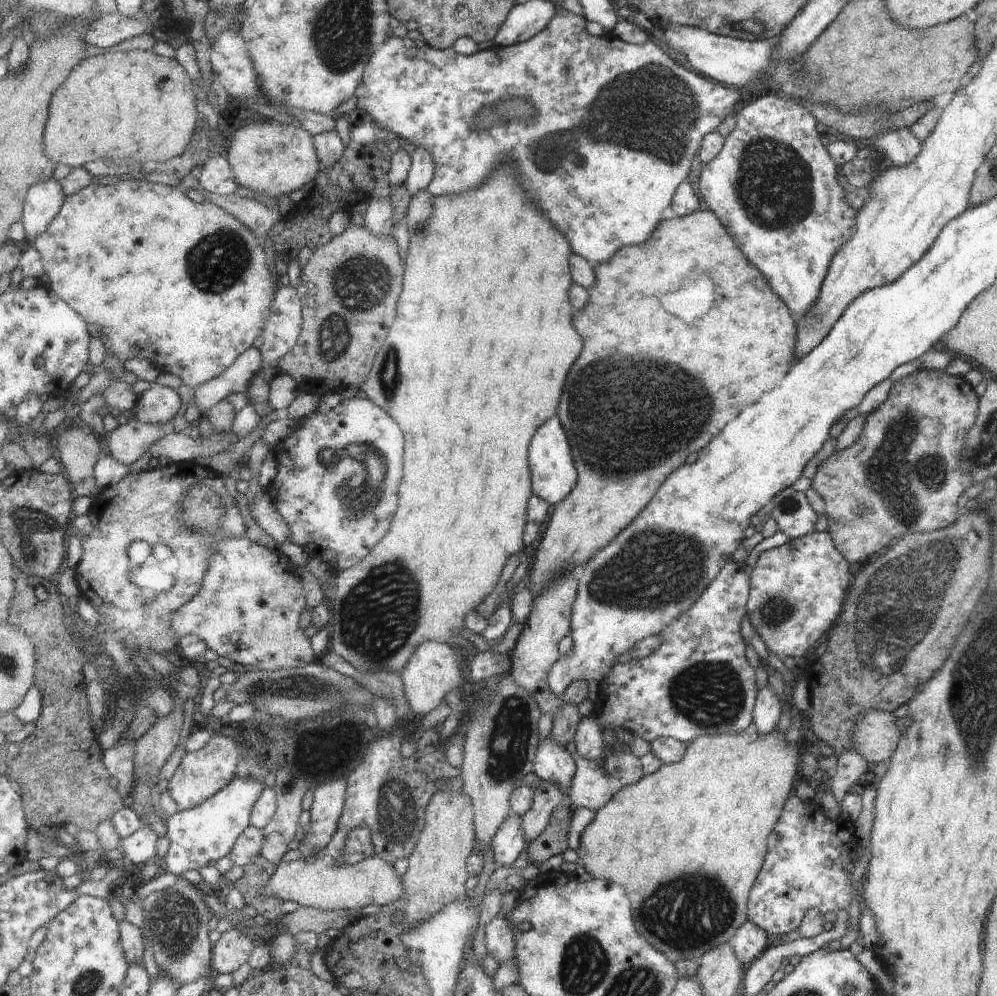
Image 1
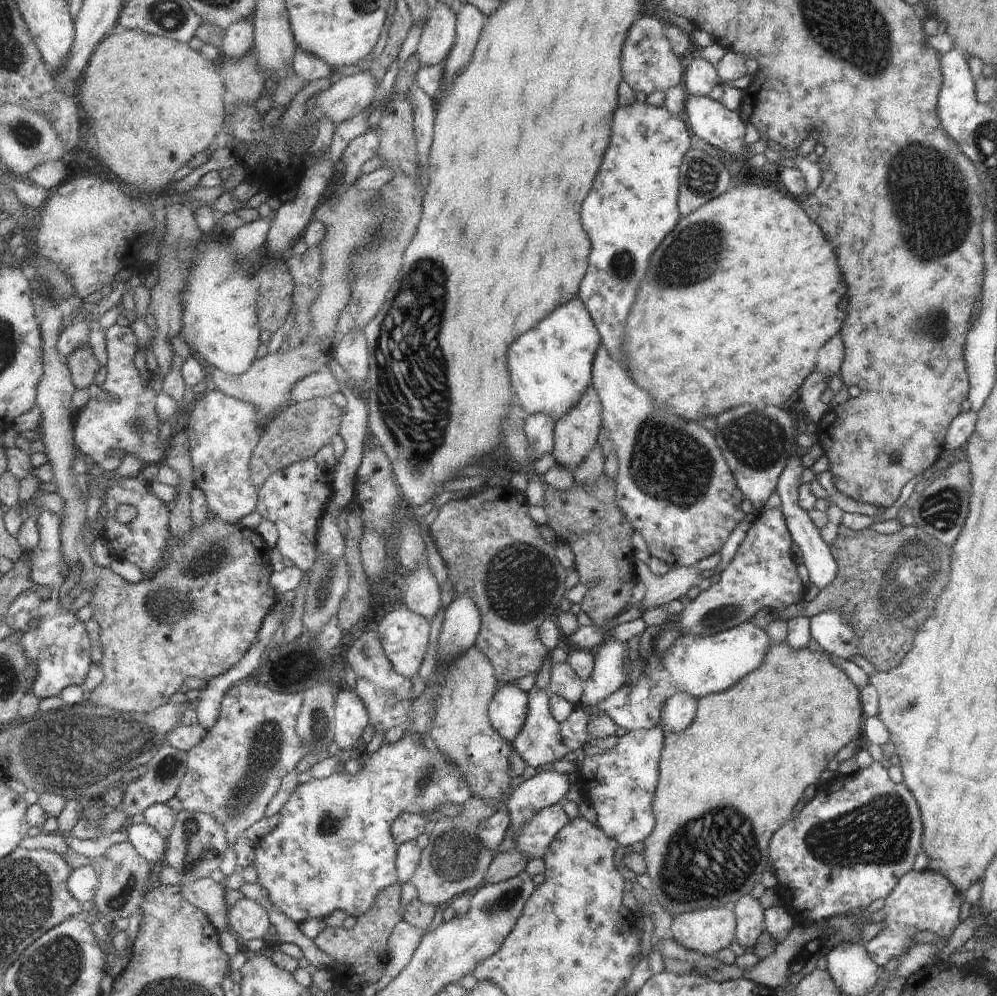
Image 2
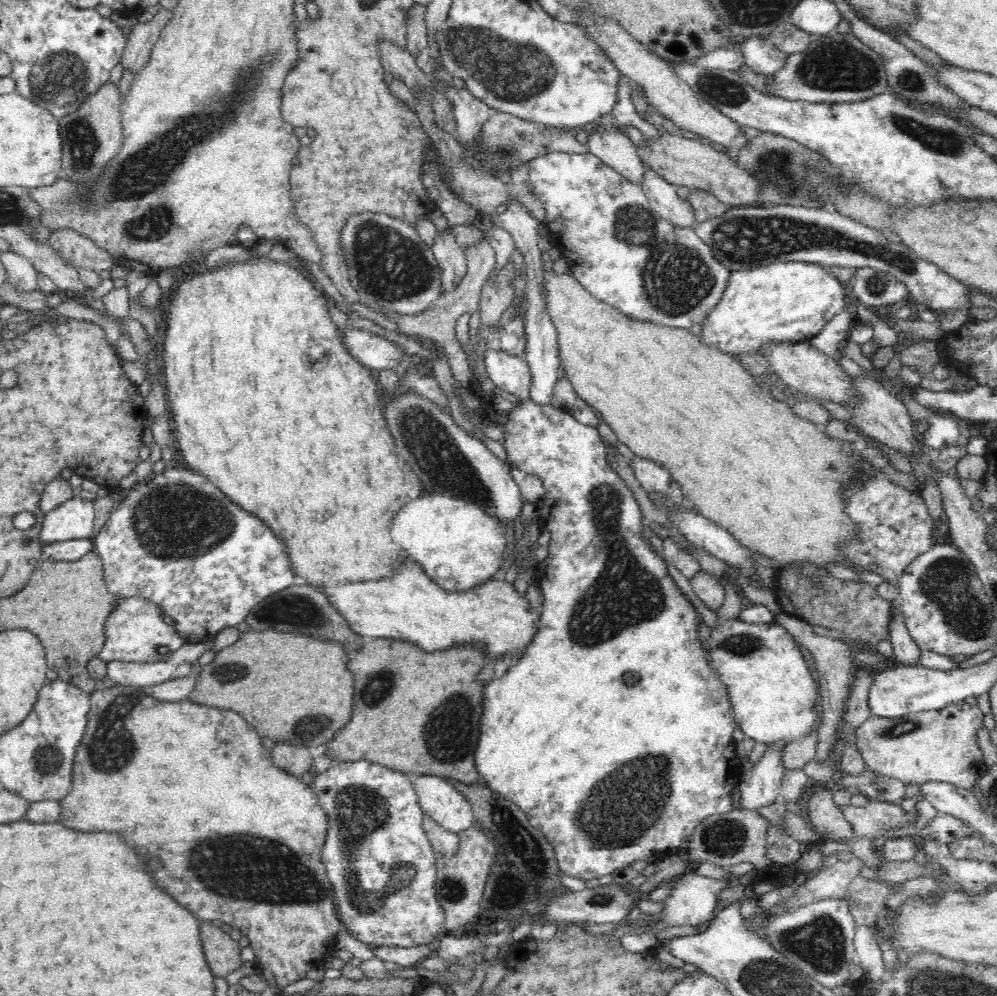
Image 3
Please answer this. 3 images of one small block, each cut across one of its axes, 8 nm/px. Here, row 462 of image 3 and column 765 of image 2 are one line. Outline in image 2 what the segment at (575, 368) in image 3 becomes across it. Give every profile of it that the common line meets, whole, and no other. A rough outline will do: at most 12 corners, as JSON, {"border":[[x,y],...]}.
{"border":[[771,644],[668,732],[653,903],[733,907],[859,736],[827,652]]}

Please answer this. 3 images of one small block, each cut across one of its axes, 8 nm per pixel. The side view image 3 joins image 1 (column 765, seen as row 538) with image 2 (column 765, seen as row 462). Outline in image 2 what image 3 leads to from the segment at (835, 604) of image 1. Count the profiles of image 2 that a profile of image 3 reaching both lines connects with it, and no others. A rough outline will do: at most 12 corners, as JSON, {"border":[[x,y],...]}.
{"border":[[779,508],[669,625],[705,637],[804,601]]}

